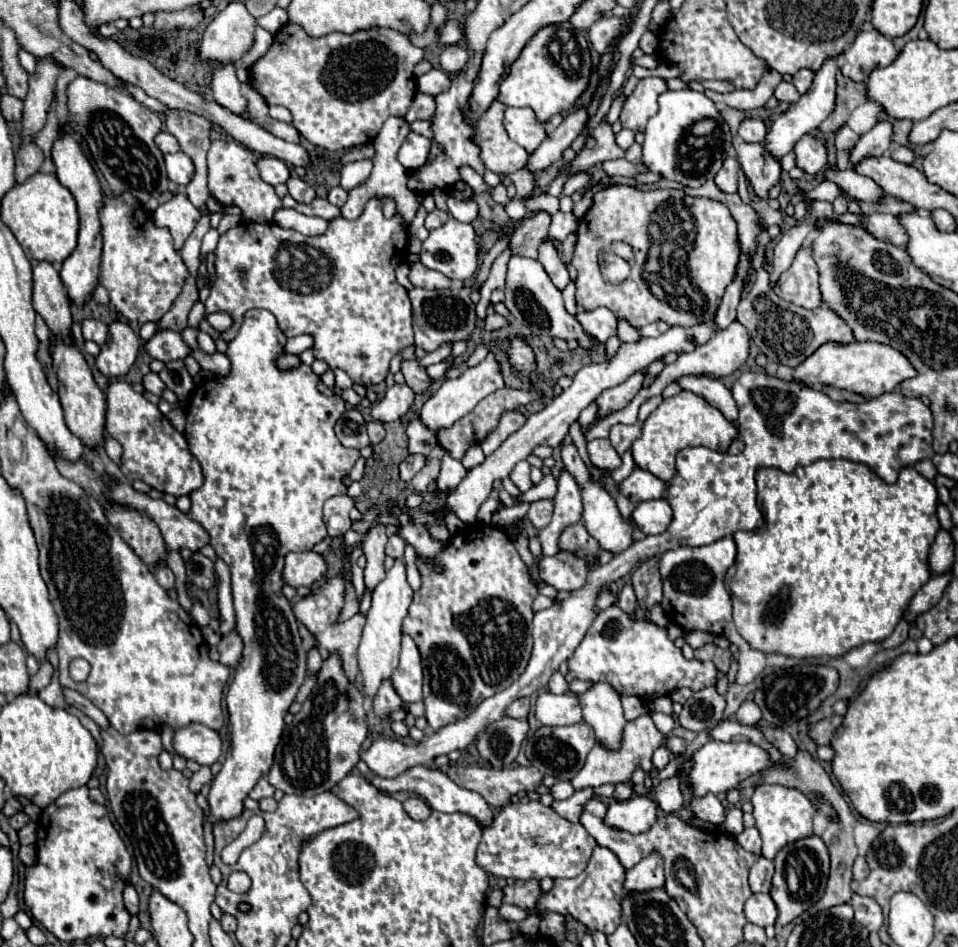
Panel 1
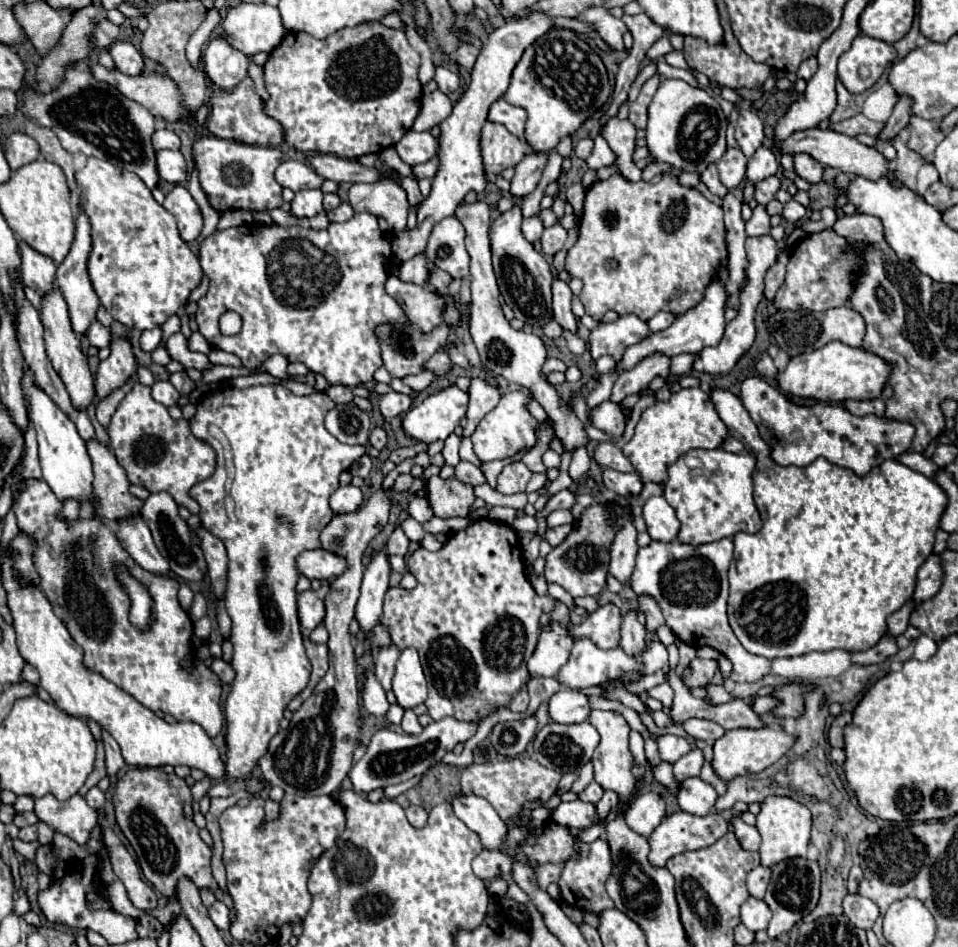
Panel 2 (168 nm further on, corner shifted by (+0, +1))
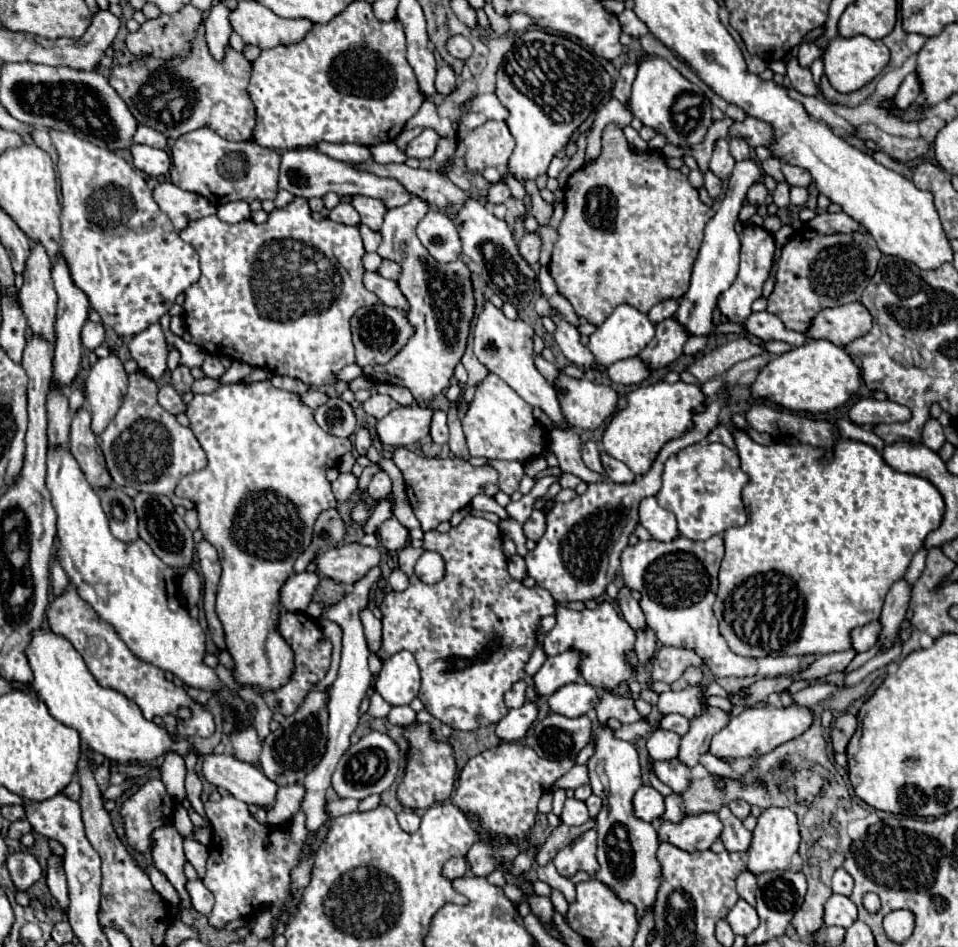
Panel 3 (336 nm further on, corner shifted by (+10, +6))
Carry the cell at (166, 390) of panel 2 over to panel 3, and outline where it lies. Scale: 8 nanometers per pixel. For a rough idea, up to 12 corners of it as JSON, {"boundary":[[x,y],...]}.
{"boundary":[[167,384],[157,402],[171,414],[185,412],[181,396]]}

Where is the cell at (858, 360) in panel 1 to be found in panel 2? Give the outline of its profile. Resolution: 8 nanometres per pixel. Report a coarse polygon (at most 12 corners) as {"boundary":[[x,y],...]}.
{"boundary":[[831,341],[793,357],[777,387],[819,403],[881,397],[891,365]]}

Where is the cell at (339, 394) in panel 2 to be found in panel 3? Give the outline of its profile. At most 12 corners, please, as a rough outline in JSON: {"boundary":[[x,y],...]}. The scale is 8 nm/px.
{"boundary":[[317,388],[301,394],[307,406],[319,408],[327,402],[325,392]]}

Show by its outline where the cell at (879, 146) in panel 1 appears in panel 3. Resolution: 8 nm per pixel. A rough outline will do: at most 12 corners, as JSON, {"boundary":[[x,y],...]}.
{"boundary":[[917,74],[899,86],[893,106],[905,110],[921,96]]}

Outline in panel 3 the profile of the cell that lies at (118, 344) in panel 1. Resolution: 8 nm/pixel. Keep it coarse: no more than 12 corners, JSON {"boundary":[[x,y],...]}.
{"boundary":[[99,358],[85,378],[85,404],[99,436],[127,390],[123,362]]}

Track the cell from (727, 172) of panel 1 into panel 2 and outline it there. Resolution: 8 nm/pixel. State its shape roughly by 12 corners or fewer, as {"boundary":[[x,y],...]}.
{"boundary":[[727,147],[717,163],[721,183],[739,187],[745,179],[747,157]]}

